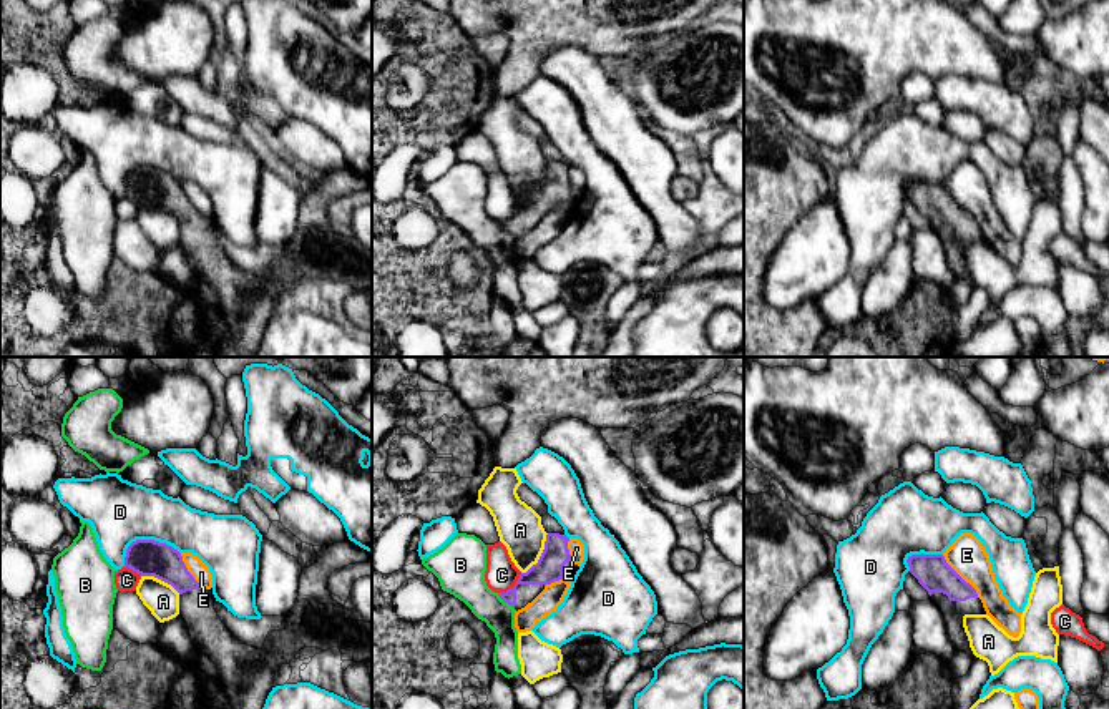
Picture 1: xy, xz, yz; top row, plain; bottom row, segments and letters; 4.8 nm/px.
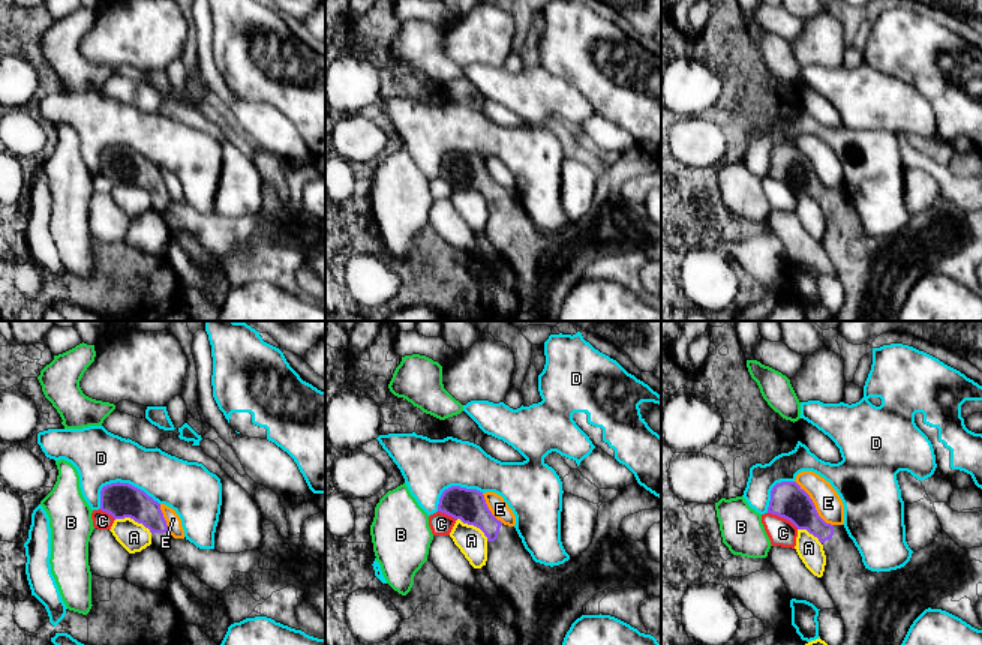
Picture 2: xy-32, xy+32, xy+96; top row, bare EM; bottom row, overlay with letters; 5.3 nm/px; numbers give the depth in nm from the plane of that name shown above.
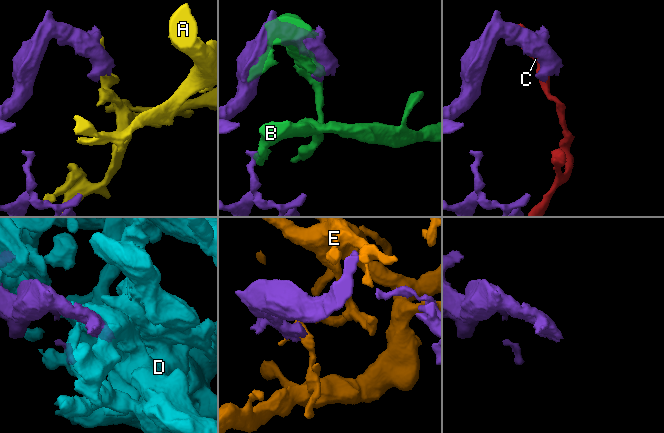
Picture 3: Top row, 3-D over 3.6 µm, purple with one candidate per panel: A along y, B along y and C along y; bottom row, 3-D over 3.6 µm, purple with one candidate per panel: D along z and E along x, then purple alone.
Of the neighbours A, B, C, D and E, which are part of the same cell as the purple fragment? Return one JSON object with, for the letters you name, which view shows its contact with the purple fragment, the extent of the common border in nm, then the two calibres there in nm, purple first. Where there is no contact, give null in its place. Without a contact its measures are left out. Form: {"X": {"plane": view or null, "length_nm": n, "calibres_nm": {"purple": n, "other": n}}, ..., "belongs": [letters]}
{"belongs": []}

